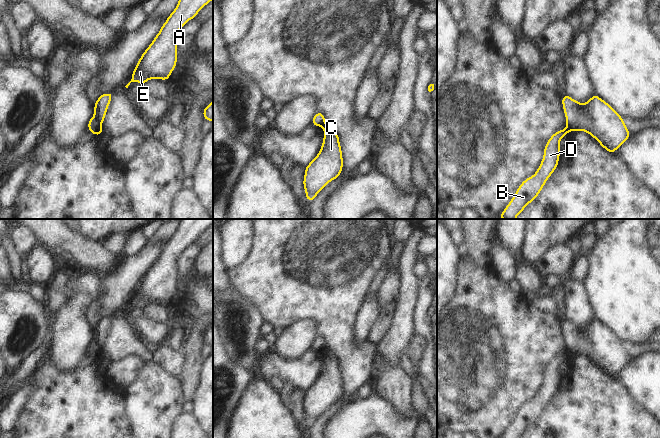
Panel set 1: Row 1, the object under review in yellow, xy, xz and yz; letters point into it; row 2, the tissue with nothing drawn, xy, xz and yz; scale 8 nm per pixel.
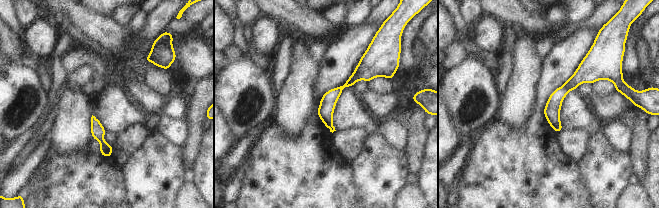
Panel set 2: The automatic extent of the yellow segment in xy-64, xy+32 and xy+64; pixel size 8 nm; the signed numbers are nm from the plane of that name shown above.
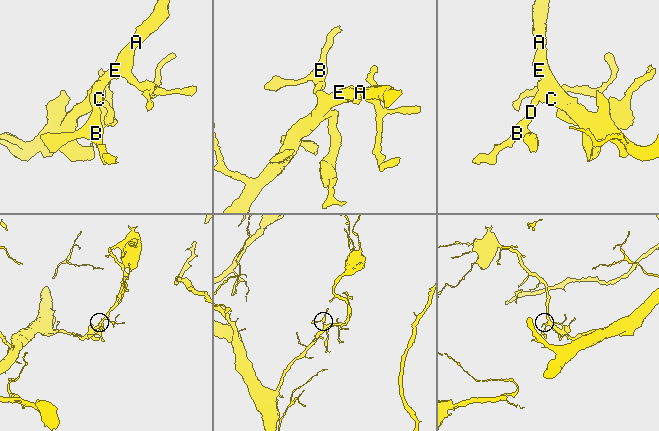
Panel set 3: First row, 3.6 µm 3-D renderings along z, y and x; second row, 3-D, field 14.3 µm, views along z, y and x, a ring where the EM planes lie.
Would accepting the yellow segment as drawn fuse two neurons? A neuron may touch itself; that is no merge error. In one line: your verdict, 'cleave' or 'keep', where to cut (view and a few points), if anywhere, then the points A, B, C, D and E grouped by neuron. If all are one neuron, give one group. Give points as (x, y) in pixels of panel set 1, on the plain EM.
cleave | xy (93, 340), (99, 346), (102, 354) | A C E / B D

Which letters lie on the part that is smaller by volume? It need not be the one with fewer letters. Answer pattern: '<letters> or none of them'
B, D

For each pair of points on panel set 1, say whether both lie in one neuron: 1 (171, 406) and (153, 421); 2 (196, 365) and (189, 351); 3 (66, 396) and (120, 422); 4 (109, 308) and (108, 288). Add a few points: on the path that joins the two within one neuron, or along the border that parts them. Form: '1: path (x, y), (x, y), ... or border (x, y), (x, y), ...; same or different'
1: path (167, 409), (157, 417); same
2: path (193, 362), (192, 354); same
3: path (79, 409), (92, 422), (107, 422); same
4: path (109, 303), (109, 293); same

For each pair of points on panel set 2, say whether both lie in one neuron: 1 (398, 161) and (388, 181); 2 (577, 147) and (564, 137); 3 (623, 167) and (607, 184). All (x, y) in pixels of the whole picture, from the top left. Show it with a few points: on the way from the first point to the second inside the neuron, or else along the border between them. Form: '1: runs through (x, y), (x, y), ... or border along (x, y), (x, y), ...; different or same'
1: runs through (393, 166), (388, 171), (388, 176); same
2: runs through (574, 145), (567, 139); same
3: runs through (619, 171), (610, 180); same

